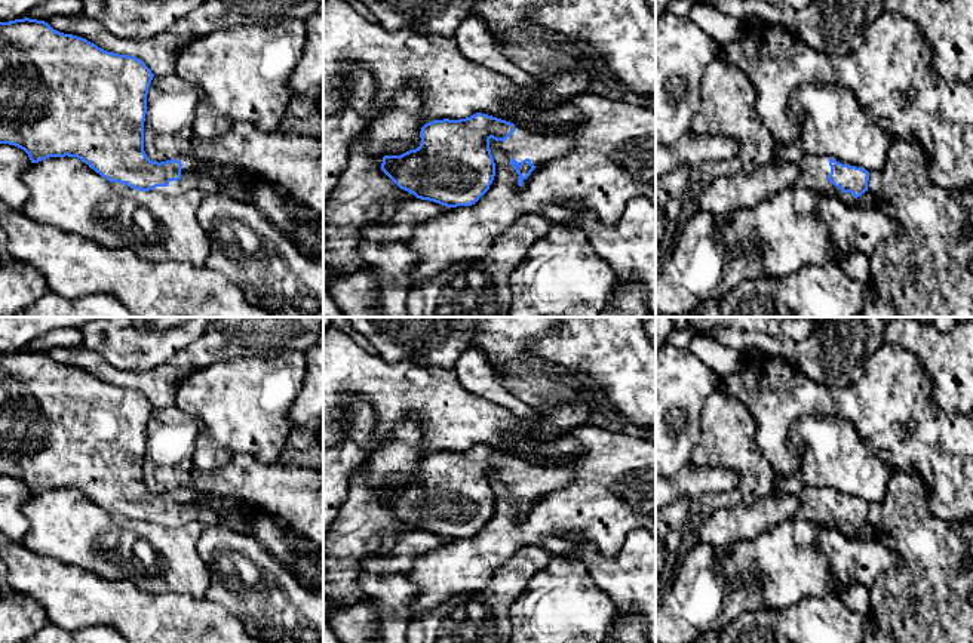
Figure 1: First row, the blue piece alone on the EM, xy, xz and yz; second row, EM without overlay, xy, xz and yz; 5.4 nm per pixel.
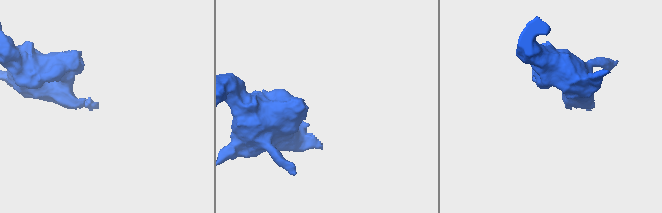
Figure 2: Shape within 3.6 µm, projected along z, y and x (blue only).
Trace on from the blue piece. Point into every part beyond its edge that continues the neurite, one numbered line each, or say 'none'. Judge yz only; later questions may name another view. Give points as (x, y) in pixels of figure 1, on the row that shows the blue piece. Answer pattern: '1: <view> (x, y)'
1: yz (815, 169)

